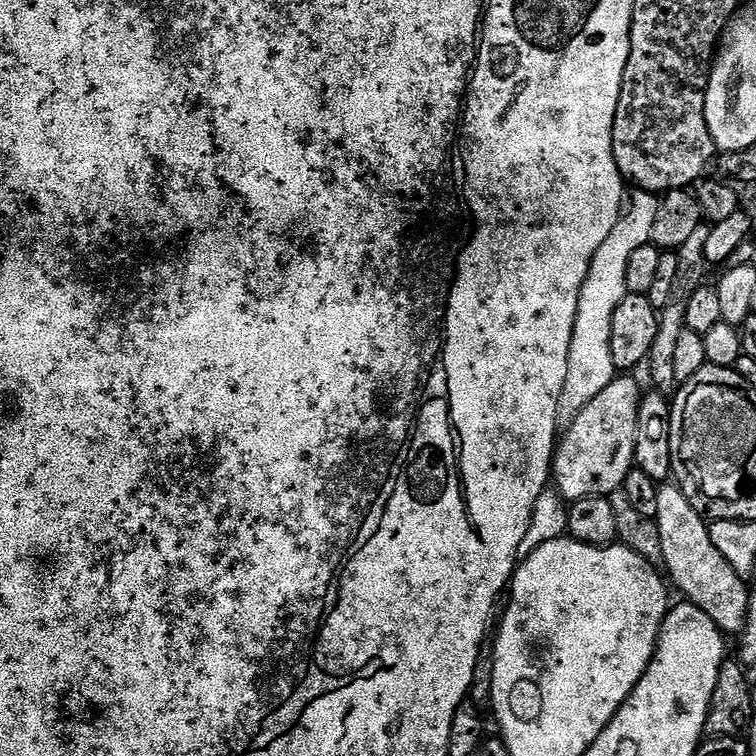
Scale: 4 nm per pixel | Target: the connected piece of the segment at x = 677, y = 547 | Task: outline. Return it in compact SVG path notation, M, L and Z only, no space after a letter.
M672 482L661 483L659 490L655 522L658 534L662 534L662 568L667 579L680 587L684 595L681 597L687 603L706 610L721 632L739 634L744 629L748 609L748 584L745 577L737 574L734 566L722 558L718 546L710 542L709 521L700 516L694 506L690 506L686 494L682 494L682 490Z

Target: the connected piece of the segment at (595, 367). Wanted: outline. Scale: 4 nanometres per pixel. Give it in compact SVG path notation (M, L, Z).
M636 190L633 193L623 209L620 221L614 226L614 230L610 230L610 236L598 246L598 250L590 262L588 273L581 284L578 314L574 318L574 334L570 338L570 358L566 366L566 382L562 386L562 394L558 398L556 422L561 429L569 428L574 422L574 418L578 418L578 414L582 414L582 410L586 406L590 406L590 402L594 402L594 398L598 398L598 394L602 394L602 390L606 386L610 386L610 382L618 375L618 370L614 366L614 358L610 358L610 322L614 318L614 310L618 310L618 302L622 302L622 298L629 295L626 286L626 262L630 262L630 254L634 254L634 250L638 250L638 246L651 241L654 217L658 214L660 205L660 200L651 192Z

